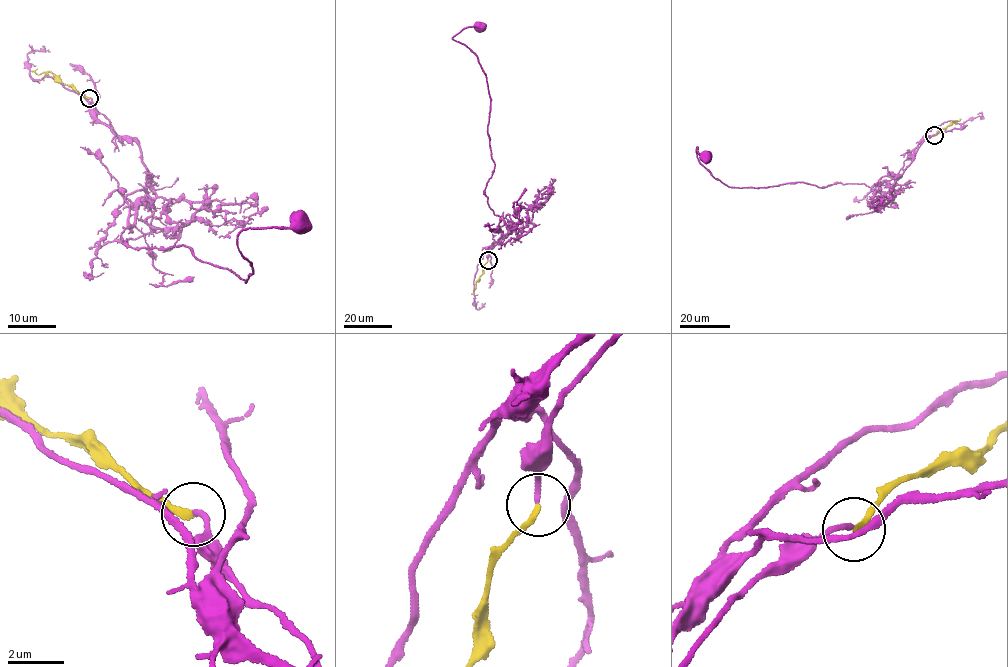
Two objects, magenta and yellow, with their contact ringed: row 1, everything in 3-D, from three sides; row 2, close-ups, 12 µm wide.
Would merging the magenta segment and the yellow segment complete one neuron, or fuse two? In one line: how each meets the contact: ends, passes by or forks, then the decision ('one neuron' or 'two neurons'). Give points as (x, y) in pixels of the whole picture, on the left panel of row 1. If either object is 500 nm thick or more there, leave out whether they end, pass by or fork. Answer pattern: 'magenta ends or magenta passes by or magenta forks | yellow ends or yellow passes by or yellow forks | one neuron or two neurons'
magenta ends | yellow ends | one neuron

